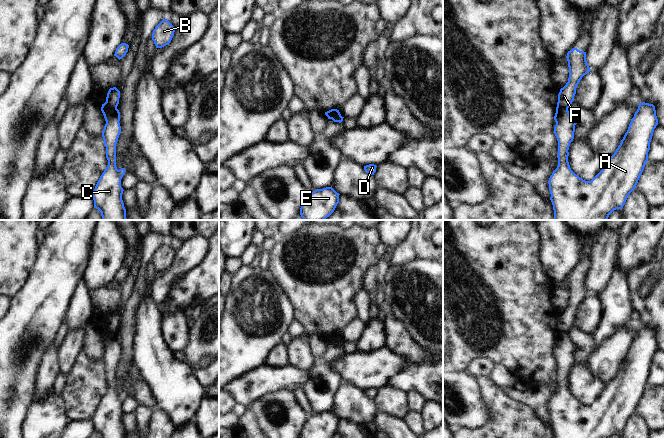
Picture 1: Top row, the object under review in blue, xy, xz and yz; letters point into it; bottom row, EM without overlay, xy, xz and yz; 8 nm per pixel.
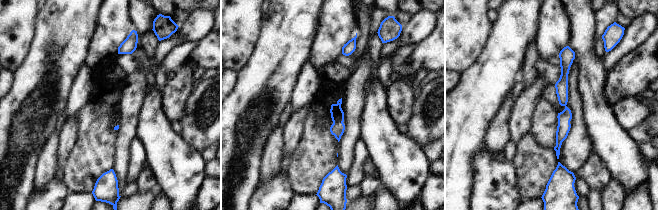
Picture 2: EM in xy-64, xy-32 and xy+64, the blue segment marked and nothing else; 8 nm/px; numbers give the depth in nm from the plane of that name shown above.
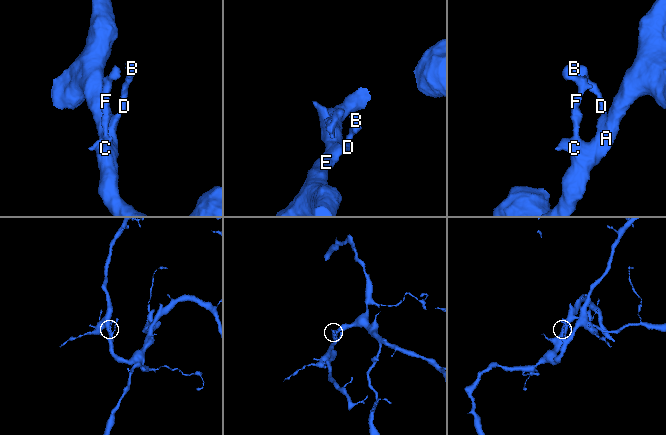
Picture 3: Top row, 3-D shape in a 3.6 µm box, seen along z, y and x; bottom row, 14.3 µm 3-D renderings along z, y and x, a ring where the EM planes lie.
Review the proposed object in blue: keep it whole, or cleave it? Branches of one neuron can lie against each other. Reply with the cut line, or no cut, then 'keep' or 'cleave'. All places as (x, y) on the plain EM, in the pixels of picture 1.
cut xy (104, 327), (116, 332); cleave

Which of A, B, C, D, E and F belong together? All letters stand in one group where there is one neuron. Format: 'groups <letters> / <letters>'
groups A B C D E / F

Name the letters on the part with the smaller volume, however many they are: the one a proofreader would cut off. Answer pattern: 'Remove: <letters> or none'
Remove: F

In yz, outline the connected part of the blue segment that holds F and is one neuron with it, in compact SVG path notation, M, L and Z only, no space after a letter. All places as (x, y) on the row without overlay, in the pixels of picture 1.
M573 272L567 277L569 302L566 309L560 313L557 330L569 332L574 325L576 312L584 299L591 294L586 285L586 276Z

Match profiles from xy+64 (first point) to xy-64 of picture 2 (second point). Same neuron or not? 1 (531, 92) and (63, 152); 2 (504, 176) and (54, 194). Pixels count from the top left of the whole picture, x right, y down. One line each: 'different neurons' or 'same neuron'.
1: same neuron
2: same neuron

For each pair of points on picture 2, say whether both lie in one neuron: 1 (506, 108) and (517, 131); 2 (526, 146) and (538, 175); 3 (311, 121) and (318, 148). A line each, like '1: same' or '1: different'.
1: different
2: same
3: same

